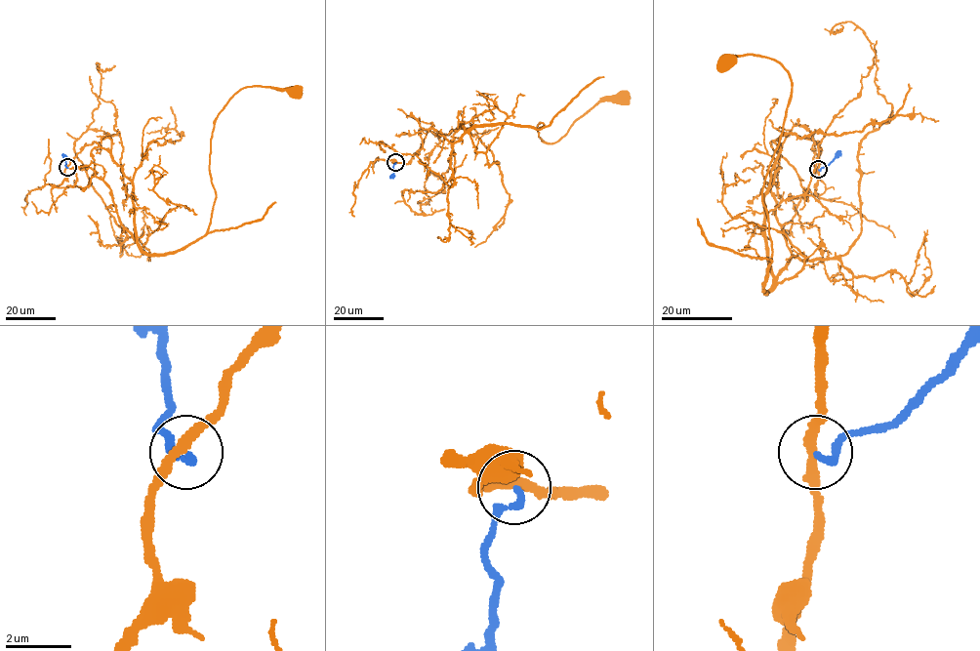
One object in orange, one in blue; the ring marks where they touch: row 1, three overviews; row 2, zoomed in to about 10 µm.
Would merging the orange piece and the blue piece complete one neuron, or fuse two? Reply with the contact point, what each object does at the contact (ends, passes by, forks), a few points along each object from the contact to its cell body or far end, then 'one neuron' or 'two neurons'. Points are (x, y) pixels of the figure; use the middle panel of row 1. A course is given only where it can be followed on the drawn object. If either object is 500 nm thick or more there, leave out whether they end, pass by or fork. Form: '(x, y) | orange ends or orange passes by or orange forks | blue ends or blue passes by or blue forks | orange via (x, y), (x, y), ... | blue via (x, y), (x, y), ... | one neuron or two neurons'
(395, 162) | orange passes by | blue ends | orange via (395, 162), (408, 163), (427, 132), (461, 124), (541, 122), (538, 136), (556, 142), (622, 96) | blue via (395, 162), (390, 178) | two neurons

